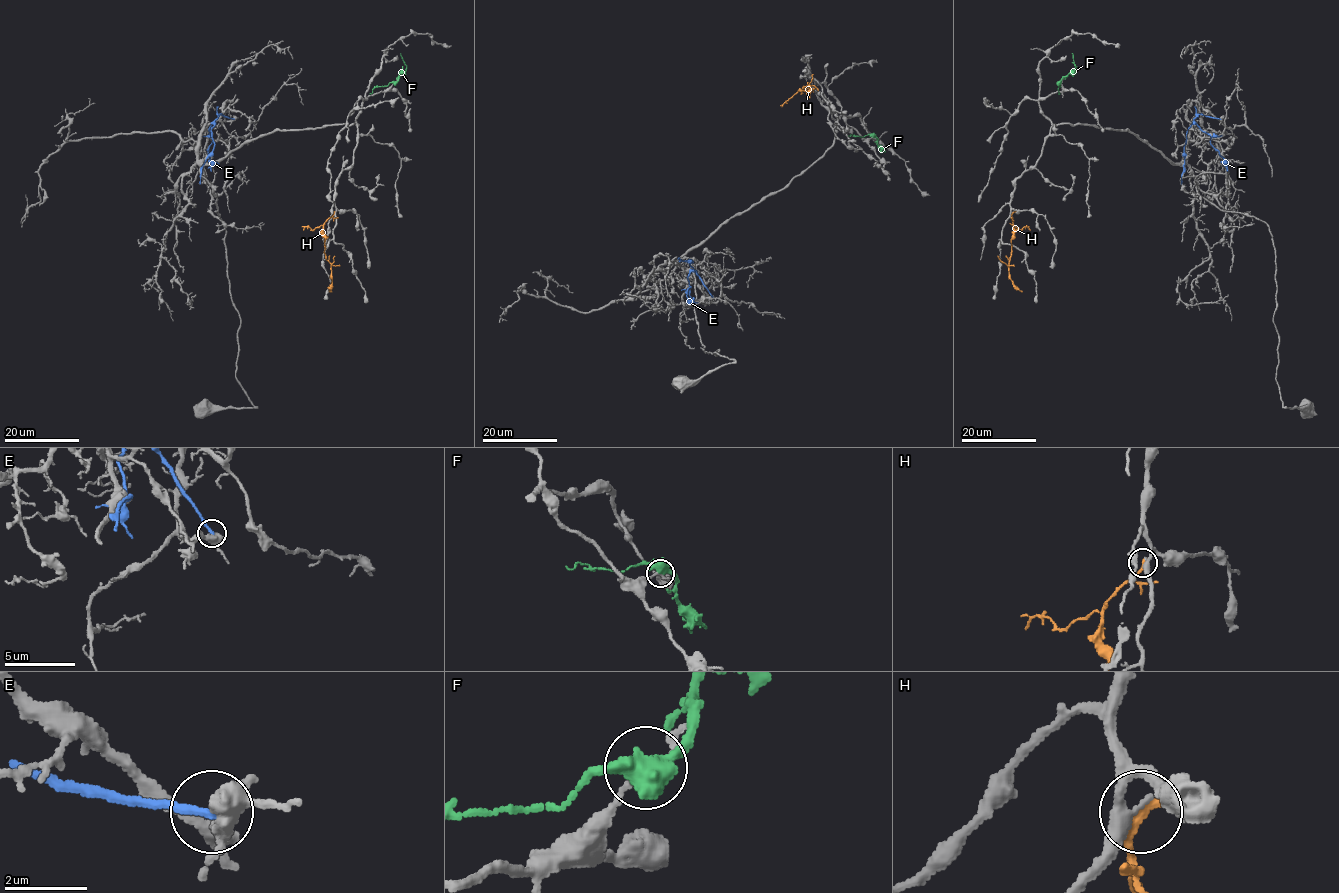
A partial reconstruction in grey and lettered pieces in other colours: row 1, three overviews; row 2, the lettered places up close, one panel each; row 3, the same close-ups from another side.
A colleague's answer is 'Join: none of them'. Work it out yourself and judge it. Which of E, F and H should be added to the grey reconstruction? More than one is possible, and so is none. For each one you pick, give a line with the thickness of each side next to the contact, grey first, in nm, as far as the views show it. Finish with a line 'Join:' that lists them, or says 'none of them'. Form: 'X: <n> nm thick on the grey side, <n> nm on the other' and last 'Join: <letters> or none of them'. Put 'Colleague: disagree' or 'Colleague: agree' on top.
Colleague: agree
Join: none of them

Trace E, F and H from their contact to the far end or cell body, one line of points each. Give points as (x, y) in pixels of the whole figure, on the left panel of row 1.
E: (233, 119), (220, 114), (215, 121), (211, 131), (214, 150), (202, 166), (200, 184)
F: (395, 82), (407, 68), (400, 54)
H: (334, 212), (323, 229), (324, 253), (331, 265), (331, 289), (328, 290)

